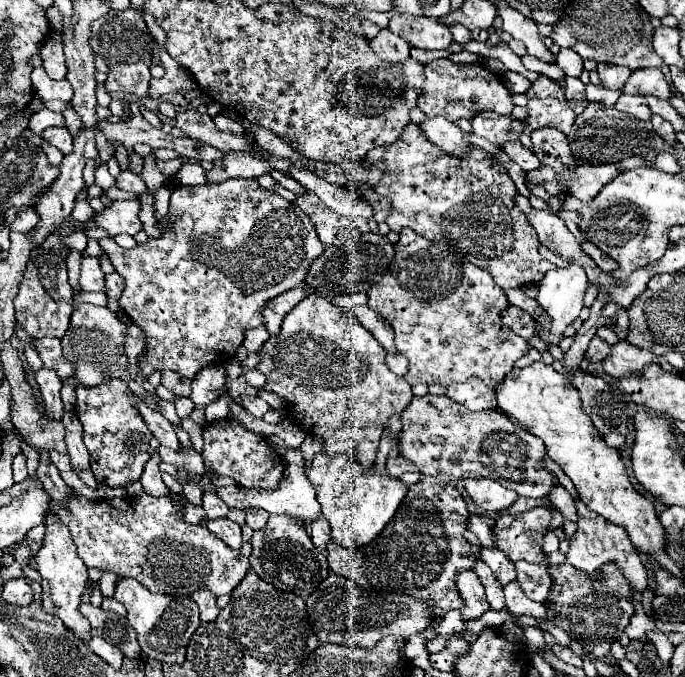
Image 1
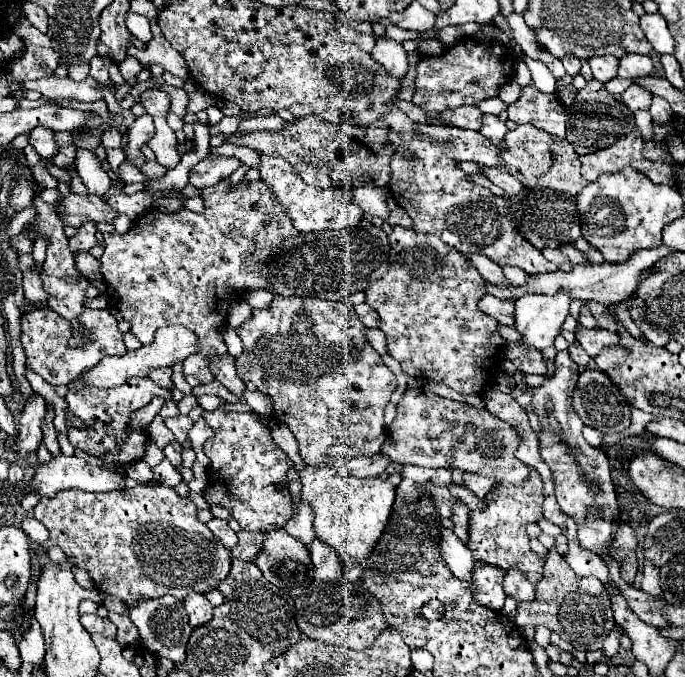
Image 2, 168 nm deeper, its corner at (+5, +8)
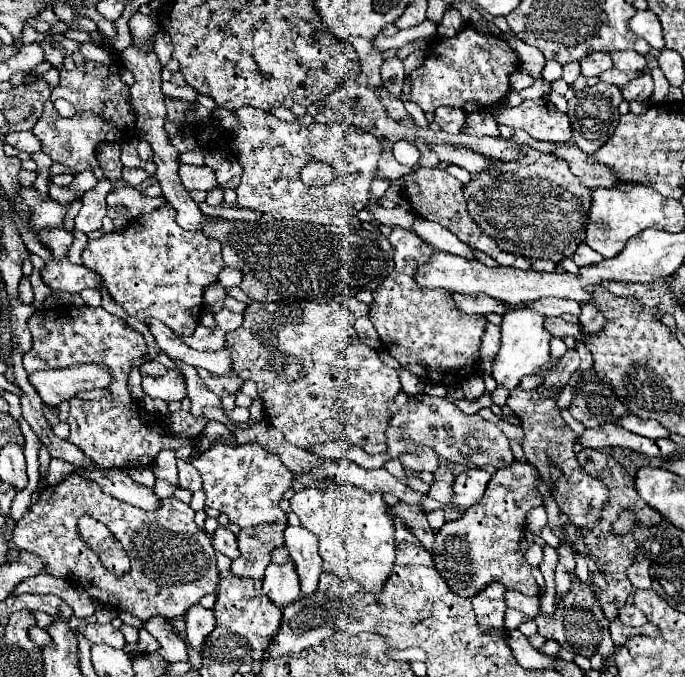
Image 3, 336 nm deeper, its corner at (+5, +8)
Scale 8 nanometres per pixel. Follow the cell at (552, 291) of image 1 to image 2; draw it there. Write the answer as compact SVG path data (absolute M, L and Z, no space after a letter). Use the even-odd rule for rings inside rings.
M566 290L556 296L526 294L516 300L514 328L522 334L522 344L528 348L544 350L554 344L554 338L562 332L562 322L568 316L570 296Z

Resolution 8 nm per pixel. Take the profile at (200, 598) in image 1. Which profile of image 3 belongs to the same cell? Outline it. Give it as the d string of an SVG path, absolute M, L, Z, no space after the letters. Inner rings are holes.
M194 604L188 612L186 612L186 640L194 650L202 648L204 638L214 630L216 622L214 622L214 610L202 608L200 604Z

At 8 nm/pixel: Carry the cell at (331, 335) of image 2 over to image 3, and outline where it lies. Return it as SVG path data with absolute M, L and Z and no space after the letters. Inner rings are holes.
M280 300L280 302L252 302L244 310L244 322L238 330L226 334L226 348L232 354L232 368L236 374L244 380L254 380L258 386L258 396L264 400L264 408L268 412L268 420L274 428L278 428L284 438L304 450L310 450L316 444L326 444L338 438L348 438L352 444L360 446L368 454L382 454L386 450L386 426L390 422L390 412L388 412L388 402L400 392L400 382L398 382L398 372L384 366L382 360L378 358L378 352L360 344L356 332L354 332L354 322L356 318L350 314L350 310L344 304L316 304L308 300Z

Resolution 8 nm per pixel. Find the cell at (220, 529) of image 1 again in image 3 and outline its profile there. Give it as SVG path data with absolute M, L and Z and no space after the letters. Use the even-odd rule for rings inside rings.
M218 526L218 530L214 532L214 546L218 552L226 554L230 560L238 558L238 546L236 546L236 536L226 528L226 526Z

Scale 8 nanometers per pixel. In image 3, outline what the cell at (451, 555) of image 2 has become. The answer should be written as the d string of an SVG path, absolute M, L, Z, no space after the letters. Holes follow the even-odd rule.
M398 502L396 506L390 508L390 514L392 514L392 516L398 514L398 516L406 522L406 526L410 526L410 530L416 534L416 538L418 538L418 540L420 540L428 550L434 548L436 530L430 528L426 514L424 514L418 506L410 506L410 504Z

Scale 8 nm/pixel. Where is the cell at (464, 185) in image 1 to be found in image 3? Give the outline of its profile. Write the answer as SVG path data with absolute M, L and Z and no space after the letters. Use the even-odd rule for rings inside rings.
M418 168L416 172L408 174L402 178L402 192L406 196L406 202L412 206L414 214L432 222L438 222L442 226L446 226L450 232L454 232L458 238L462 238L462 242L468 242L470 246L474 246L476 250L484 252L486 256L492 256L498 264L502 266L522 268L522 270L538 270L538 272L562 272L564 268L560 266L560 262L552 262L542 260L542 258L522 258L522 254L512 254L512 252L504 252L498 244L494 244L494 238L490 238L480 226L478 222L474 222L470 218L468 212L468 200L464 196L464 186L446 170L440 168Z

